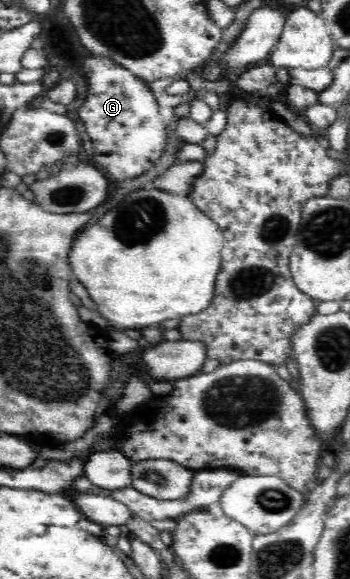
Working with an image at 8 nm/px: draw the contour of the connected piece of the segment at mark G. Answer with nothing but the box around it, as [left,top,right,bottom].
[78,54,168,179]

